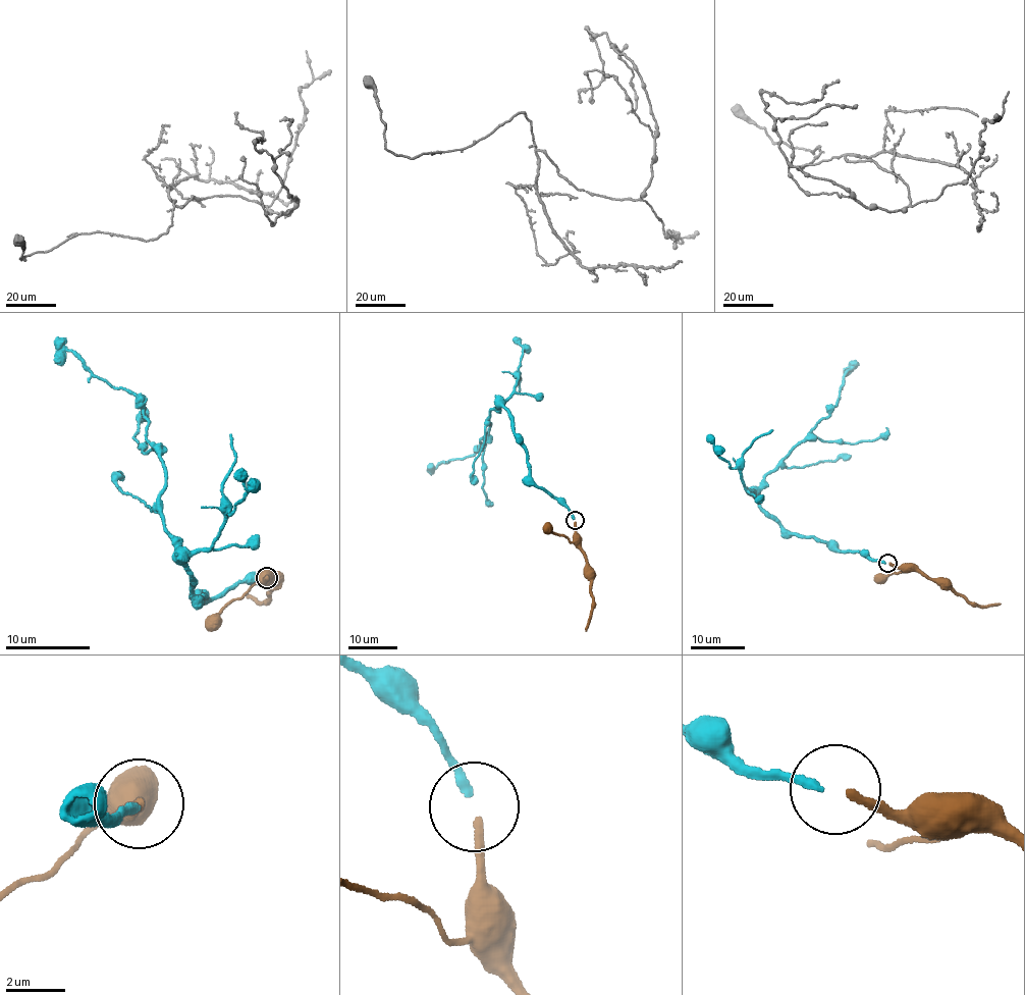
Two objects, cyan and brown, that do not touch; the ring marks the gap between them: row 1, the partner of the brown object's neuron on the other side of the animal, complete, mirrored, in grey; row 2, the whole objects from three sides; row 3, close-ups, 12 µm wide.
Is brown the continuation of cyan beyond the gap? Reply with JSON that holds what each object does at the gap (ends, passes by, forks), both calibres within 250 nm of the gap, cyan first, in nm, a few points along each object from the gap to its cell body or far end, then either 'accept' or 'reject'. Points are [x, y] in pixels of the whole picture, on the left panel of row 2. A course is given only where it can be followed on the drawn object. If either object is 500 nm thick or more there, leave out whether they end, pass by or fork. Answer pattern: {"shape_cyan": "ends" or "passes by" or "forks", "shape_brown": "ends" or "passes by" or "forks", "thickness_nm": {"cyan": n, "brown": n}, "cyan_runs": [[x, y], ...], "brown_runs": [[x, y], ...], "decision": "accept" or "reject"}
{"shape_cyan": "ends", "shape_brown": "ends", "thickness_nm": {"cyan": 280, "brown": 280}, "cyan_runs": [[266, 578], [203, 600], [192, 592], [165, 528], [162, 455], [142, 402], [73, 352], [54, 362]], "brown_runs": [[267, 576], [272, 586], [268, 599], [259, 603], [246, 593]], "decision": "accept"}

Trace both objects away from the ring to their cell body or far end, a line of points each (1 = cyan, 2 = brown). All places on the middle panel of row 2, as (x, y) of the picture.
1: (574, 519), (531, 477), (528, 452), (501, 404), (490, 411), (489, 434), (480, 439), (478, 452), (428, 467)
2: (575, 522), (593, 603), (585, 631)

